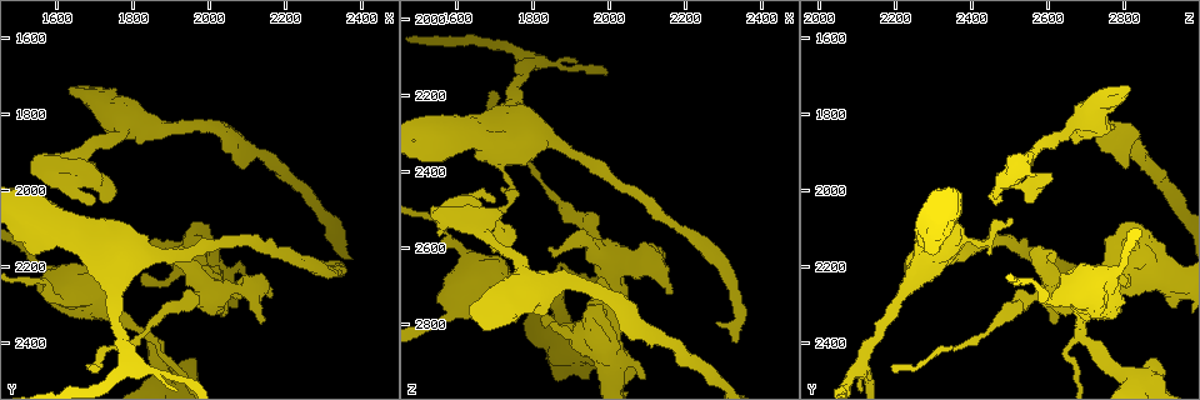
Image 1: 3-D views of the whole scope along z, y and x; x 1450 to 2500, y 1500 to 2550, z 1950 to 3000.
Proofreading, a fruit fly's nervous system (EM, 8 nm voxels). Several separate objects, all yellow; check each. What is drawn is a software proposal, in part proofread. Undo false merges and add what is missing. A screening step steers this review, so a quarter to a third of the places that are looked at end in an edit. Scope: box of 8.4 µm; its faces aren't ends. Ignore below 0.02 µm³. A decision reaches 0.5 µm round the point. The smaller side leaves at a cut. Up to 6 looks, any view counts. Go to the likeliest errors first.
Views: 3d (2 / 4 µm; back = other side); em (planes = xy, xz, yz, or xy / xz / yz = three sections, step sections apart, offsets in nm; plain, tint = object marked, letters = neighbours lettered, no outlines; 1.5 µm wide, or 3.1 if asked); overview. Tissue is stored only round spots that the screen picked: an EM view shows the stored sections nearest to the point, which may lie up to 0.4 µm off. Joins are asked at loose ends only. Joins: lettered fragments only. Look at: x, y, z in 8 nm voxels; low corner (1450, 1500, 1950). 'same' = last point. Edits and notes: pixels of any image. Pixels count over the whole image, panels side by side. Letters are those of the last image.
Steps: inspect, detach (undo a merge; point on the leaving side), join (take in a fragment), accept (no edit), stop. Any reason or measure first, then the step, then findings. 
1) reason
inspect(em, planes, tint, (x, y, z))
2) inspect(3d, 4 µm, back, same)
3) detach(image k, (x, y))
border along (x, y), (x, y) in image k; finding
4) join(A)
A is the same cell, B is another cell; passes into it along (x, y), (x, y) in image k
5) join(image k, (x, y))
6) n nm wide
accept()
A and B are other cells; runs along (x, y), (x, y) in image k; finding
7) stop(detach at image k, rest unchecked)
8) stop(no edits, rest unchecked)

inspect(em, planes, letters, (1575, 2045, 2365))

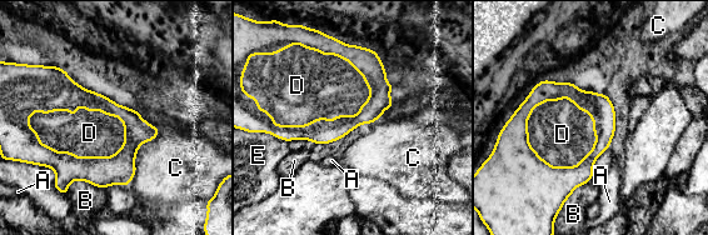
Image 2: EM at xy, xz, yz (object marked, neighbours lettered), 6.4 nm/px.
D touches over 650 nm
join(D)
D is the same cell, A, B, C and E are other cells; passes into it along (101, 171), (70, 151), (89, 133) in image 2; the neuron continues

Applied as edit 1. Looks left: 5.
an open end
inspect(em, planes, letters, (1845, 2180, 2605))

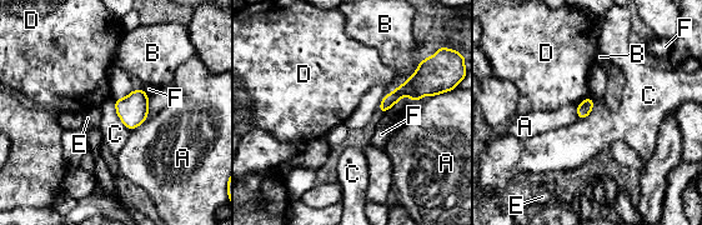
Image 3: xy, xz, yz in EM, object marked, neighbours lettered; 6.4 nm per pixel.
accept()
A, B, C, D, E and F are other cells; border along (114, 100), (116, 115), (130, 130) in image 3; none of them fits

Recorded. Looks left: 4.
long arm stops here
inspect(em, planes, letters, (1705, 2465, 2195))

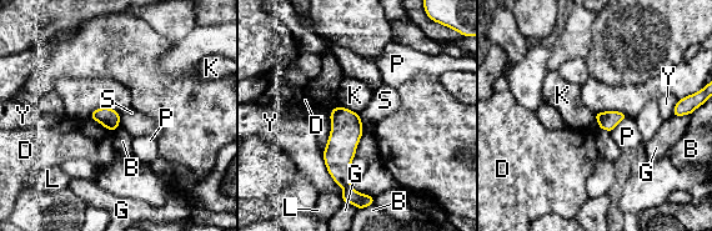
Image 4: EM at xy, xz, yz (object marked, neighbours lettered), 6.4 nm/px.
accept()
B, D, G, K, L, P, S and Y are other cells; border along (337, 105), (345, 106), (359, 115) in image 4; none of them fits

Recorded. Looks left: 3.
stop(join at image 2, rest unchecked)

